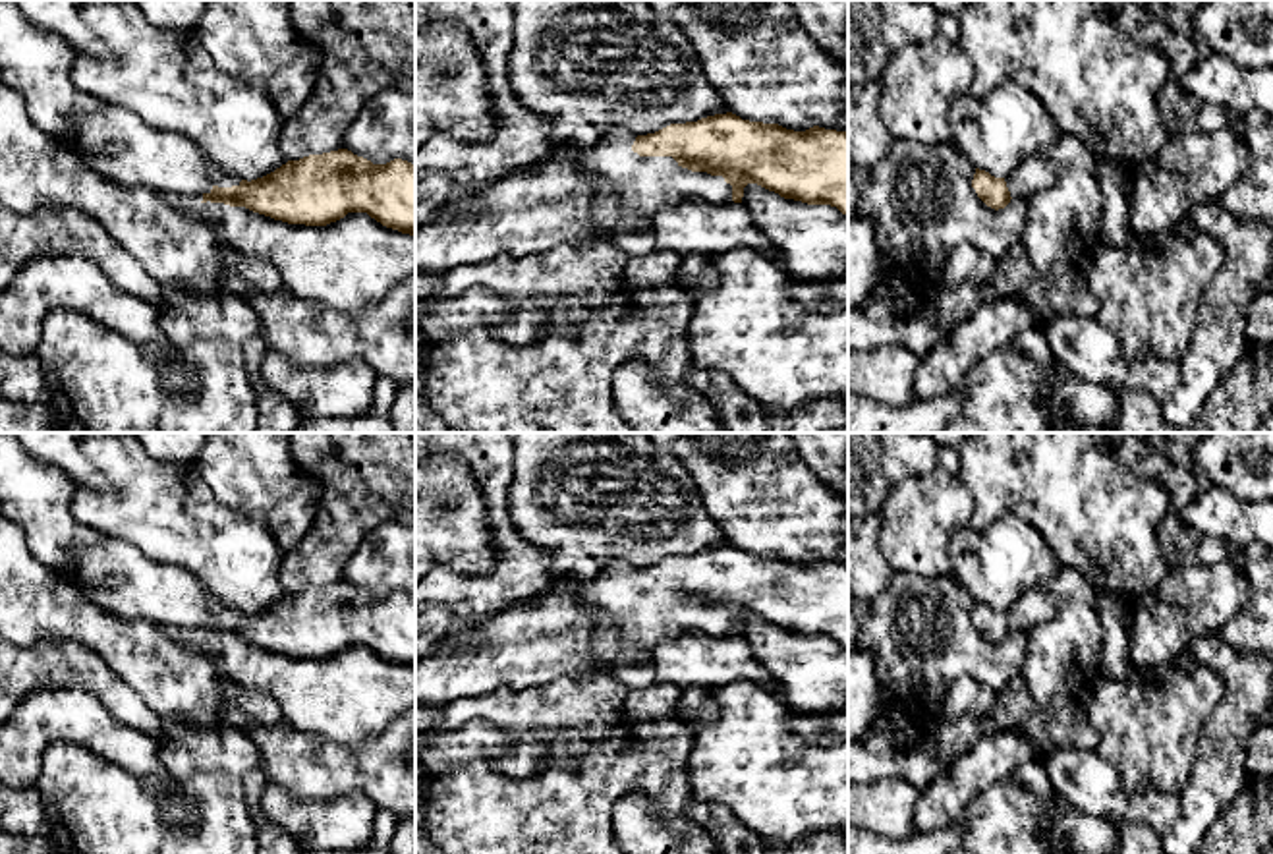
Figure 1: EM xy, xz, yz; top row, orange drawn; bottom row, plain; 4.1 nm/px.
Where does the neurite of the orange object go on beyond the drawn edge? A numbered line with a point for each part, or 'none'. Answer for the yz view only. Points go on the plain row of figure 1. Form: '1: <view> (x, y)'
1: yz (1038, 605)

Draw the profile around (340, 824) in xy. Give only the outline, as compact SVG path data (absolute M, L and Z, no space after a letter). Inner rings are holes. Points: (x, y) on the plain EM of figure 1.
M269 783L261 796L261 813L294 837L303 854L369 846L377 811L361 792L330 800L296 800L286 788Z

